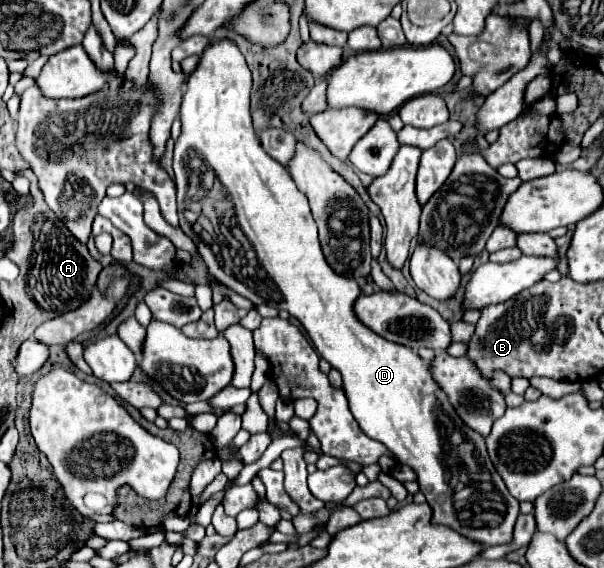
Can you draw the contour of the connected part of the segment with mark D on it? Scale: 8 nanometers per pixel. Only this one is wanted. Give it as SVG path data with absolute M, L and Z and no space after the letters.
M222 39L218 43L210 43L196 67L196 71L188 77L186 91L180 105L180 119L182 119L182 133L174 145L174 181L178 187L178 215L180 215L180 229L186 229L186 235L192 239L192 227L184 219L184 199L188 193L188 171L186 159L190 151L202 155L206 165L216 173L218 181L228 191L228 201L234 207L238 227L244 231L244 237L250 243L250 251L238 243L234 235L222 235L218 241L222 251L212 251L208 243L202 243L194 235L194 243L198 245L198 253L202 255L210 273L234 289L236 293L248 297L254 305L270 305L274 309L286 309L292 317L296 317L306 333L310 335L316 351L324 357L332 367L342 373L344 379L344 393L350 401L350 411L356 417L360 429L384 443L400 463L414 467L418 473L418 483L422 493L426 495L428 505L434 509L434 523L442 523L458 531L460 535L474 539L482 545L500 545L512 541L512 529L516 517L520 513L518 501L508 493L502 477L496 473L484 445L484 437L476 435L476 431L464 427L460 423L456 411L448 405L448 397L436 387L432 375L428 373L428 363L422 361L412 349L386 341L384 337L376 335L368 329L354 313L354 301L360 297L360 285L356 279L338 275L326 261L320 241L316 223L310 215L308 197L296 187L294 179L288 175L288 169L274 161L260 145L260 139L252 127L250 117L250 89L252 89L252 75L246 65L246 59L238 51L238 47Z

